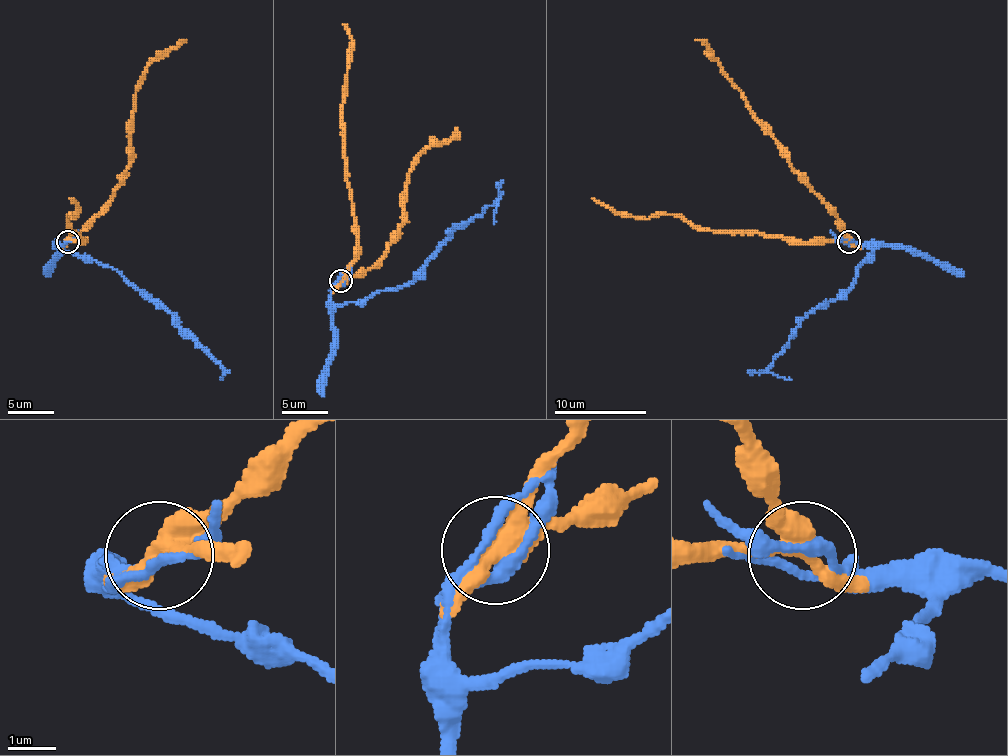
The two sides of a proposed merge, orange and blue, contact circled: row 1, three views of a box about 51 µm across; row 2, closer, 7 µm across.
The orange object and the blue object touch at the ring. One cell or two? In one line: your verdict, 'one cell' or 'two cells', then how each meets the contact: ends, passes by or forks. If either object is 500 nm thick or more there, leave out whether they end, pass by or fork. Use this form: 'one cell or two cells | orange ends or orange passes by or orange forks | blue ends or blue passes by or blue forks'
one cell | orange forks | blue passes by

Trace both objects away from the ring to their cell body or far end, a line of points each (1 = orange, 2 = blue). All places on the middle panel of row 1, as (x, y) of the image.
1: (340, 281), (363, 274), (384, 254), (402, 224), (402, 192), (411, 164), (430, 146), (441, 146), (457, 127)
2: (342, 281), (331, 293), (335, 304), (361, 302), (381, 290), (397, 290), (434, 251), (496, 201), (494, 224)

